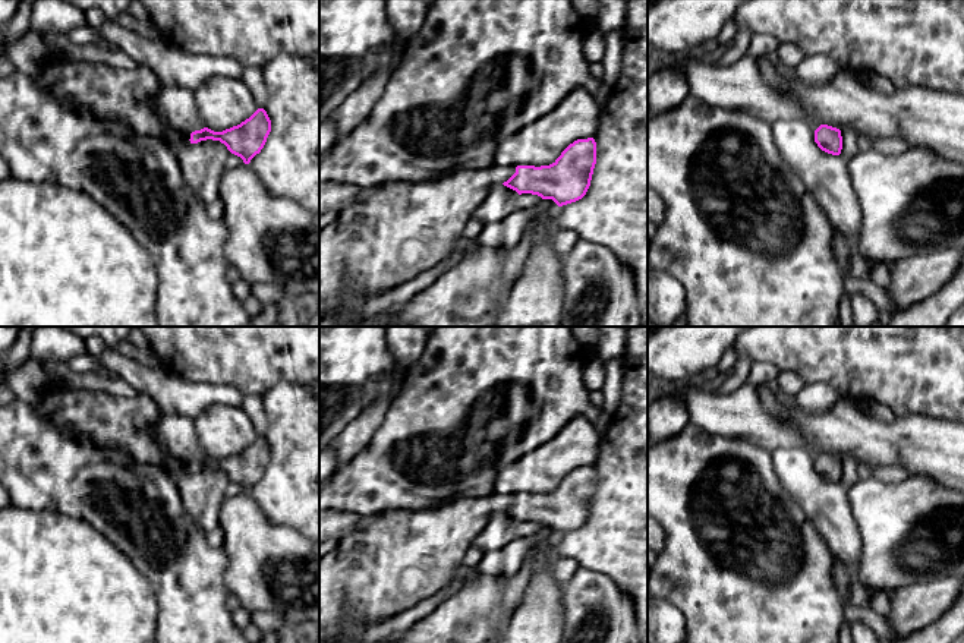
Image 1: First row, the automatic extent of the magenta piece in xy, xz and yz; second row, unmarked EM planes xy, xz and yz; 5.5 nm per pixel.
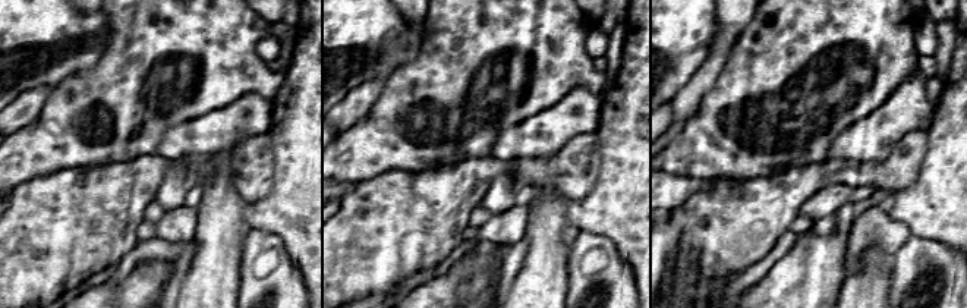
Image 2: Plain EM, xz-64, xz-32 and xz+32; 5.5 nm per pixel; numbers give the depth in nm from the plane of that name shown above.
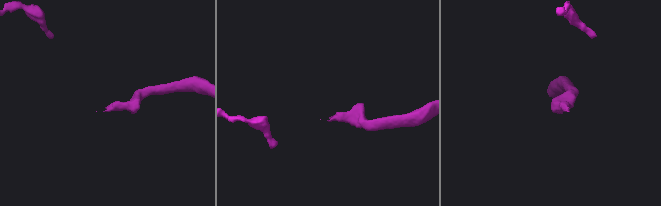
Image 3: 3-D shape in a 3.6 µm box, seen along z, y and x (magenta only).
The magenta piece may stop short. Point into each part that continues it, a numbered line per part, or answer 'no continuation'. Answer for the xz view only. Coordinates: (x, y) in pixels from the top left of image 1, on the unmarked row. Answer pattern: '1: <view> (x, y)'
1: xz (390, 561)

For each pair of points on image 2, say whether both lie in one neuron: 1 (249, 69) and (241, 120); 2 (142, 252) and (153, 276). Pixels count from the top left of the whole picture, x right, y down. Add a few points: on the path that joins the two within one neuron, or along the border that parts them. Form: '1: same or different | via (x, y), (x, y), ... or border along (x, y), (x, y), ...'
1: different | border along (271, 100), (257, 93), (243, 93), (216, 109)
2: different | border along (173, 260), (142, 258), (120, 282)

